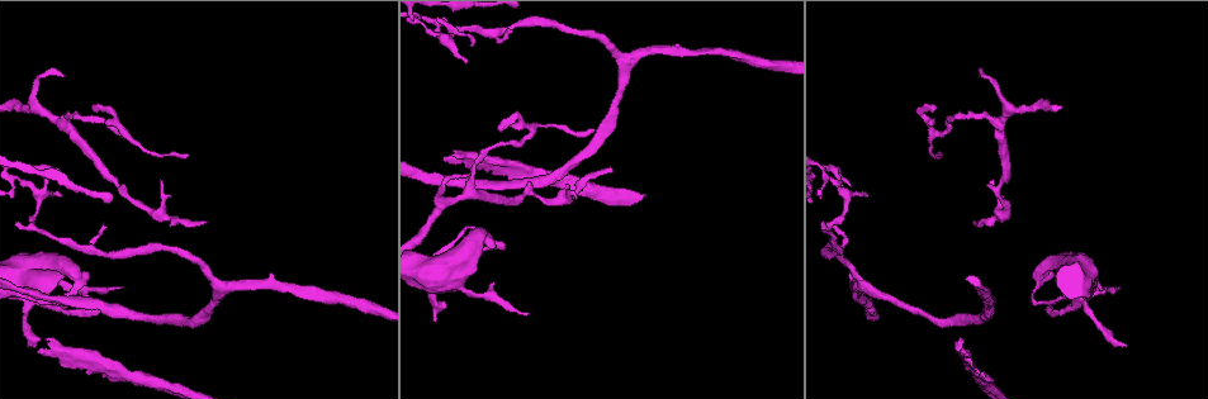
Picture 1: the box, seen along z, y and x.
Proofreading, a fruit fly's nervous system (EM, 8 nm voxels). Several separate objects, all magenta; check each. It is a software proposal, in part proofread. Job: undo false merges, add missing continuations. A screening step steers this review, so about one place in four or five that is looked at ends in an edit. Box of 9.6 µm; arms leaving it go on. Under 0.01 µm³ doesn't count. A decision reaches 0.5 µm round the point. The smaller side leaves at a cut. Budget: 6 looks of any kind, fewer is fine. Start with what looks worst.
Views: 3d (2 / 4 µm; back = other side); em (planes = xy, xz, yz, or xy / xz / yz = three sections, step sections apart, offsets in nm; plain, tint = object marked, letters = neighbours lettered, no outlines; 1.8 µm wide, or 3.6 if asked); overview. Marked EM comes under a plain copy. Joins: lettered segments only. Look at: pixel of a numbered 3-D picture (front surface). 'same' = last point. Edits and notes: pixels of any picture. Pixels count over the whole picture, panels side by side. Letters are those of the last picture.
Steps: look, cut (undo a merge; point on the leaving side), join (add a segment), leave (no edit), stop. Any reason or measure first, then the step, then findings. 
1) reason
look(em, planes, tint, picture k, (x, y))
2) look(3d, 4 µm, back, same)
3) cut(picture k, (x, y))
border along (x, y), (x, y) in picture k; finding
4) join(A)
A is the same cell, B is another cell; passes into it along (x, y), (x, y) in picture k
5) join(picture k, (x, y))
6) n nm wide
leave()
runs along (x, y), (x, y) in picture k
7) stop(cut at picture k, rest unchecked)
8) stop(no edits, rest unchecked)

an open end
look(3d, 4 µm, picture 1, (39, 353))

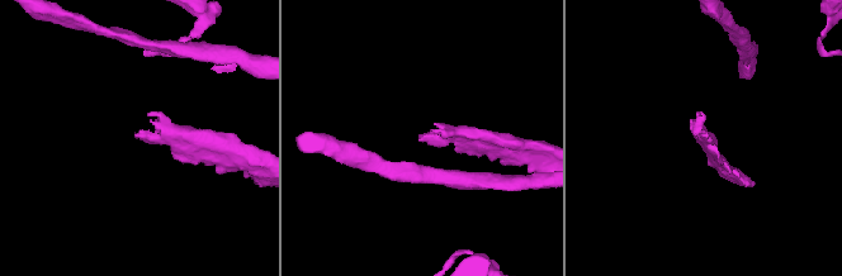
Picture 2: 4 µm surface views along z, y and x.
now the EM
look(em, planes, letters, picture 2, (707, 132))

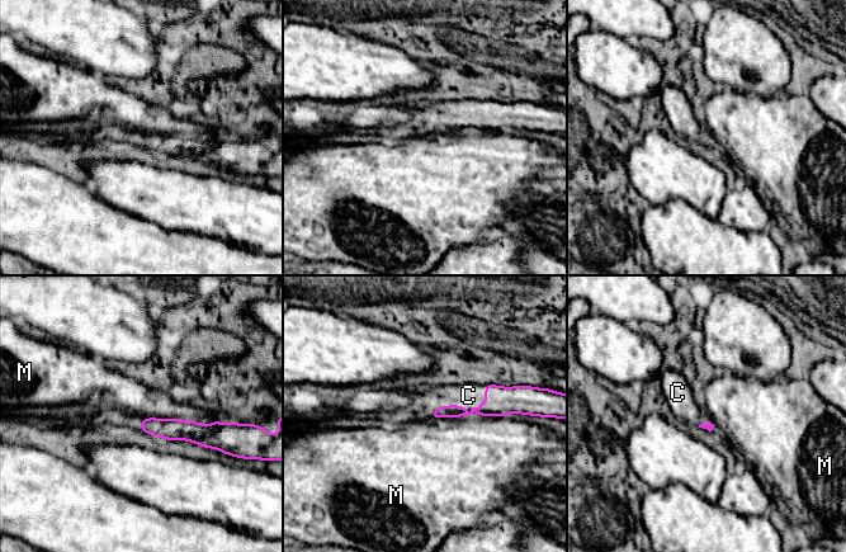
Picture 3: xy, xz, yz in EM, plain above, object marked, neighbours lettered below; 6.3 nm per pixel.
join(C)
C is the same cell, M is another cell; the neuron continues

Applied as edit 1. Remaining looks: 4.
see it whole again
look(overview)

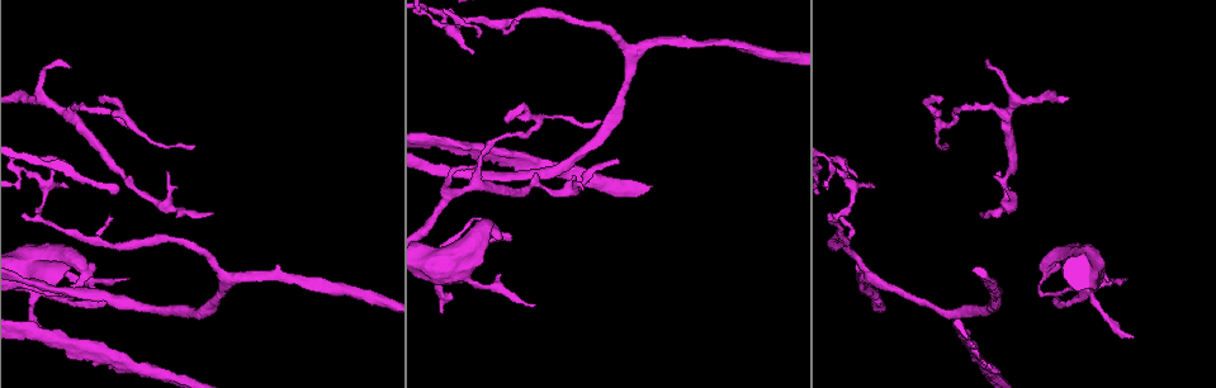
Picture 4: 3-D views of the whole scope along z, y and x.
arms part here
look(em, planes, letters, picture 4, (638, 48))

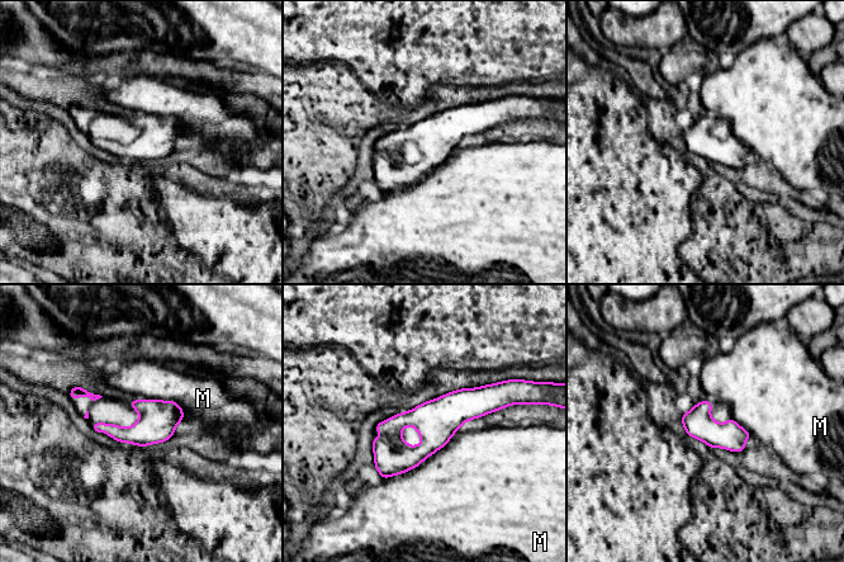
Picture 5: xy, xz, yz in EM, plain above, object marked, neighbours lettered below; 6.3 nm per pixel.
M touches over 550 nm
leave()
M is another cell; border along (456, 430), (417, 466), (383, 478) in picture 5; continuous, no second neuron

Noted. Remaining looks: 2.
tapers out
look(3d, 4 µm, picture 4, (99, 97))

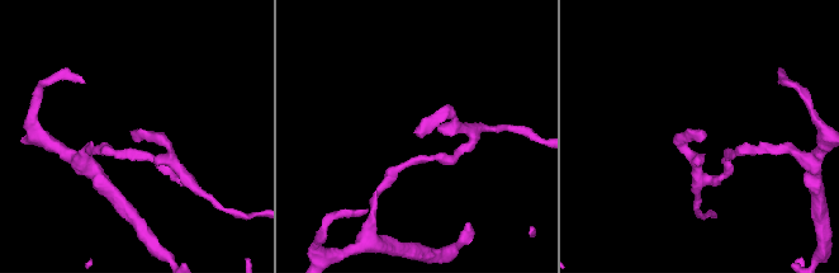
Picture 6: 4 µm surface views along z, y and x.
look(em, 3.6 µm, planes, letters, picture 6, (699, 131))

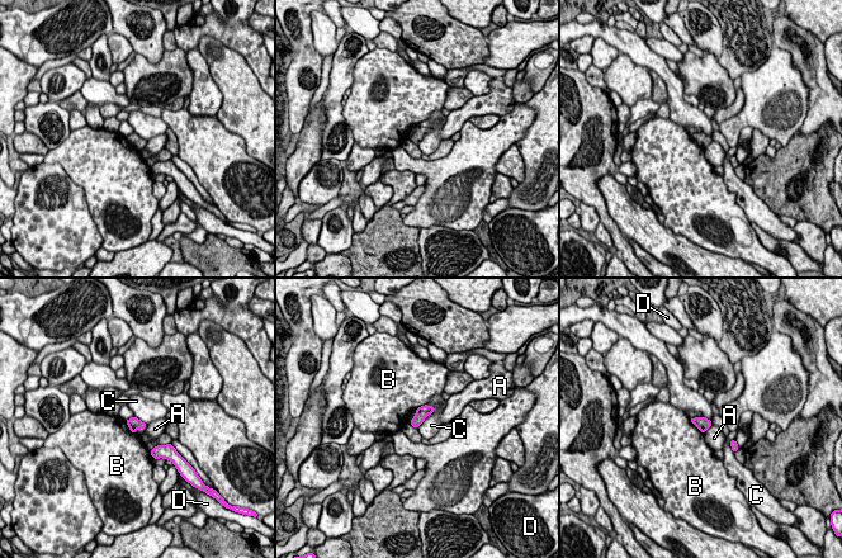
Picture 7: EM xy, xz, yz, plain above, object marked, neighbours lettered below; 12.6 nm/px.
leave()
A, B, C and D are other cells; border along (434, 406), (434, 410), (417, 428) in picture 7; none of them fits

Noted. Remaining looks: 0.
stop(join at picture 3, rest unchecked)

